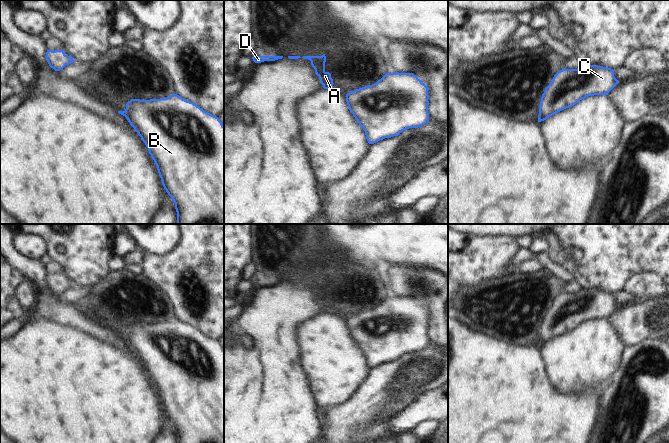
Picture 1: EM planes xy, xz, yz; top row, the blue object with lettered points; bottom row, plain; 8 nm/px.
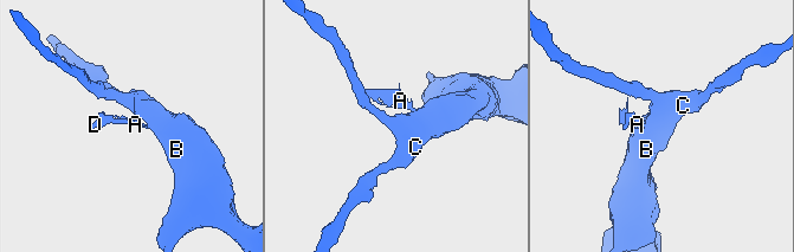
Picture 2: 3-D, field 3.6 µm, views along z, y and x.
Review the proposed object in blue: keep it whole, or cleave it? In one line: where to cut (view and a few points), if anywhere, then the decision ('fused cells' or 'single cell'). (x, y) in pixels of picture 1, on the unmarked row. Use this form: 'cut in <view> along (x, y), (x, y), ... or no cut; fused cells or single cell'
cut in xy along (125, 334), (125, 340); fused cells

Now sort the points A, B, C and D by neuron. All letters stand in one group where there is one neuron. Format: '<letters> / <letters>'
A D / B C

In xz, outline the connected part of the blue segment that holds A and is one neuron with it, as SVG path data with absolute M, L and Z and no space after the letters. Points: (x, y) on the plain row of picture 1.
M325 278L322 280L303 280L302 282L311 285L311 289L315 293L315 297L319 301L323 312L333 314L333 303L331 302L331 298L325 295Z

